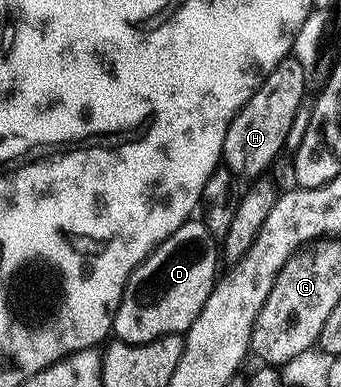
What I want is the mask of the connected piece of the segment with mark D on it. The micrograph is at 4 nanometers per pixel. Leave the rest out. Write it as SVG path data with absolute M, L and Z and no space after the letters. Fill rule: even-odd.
M200 219L186 220L183 226L179 226L179 230L175 230L162 244L158 244L131 274L121 305L113 319L112 335L118 340L124 340L126 344L146 344L161 336L188 332L219 279L217 264L219 265L219 244L214 234Z

